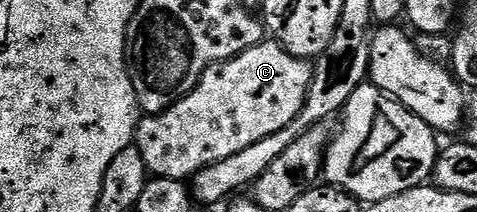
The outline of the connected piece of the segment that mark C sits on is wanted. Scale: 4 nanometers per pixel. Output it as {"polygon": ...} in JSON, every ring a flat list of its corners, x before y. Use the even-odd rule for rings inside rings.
{"polygon":[[262,40,260,45,243,51,238,57,216,61,202,75,201,82,169,109,142,116,137,123,135,148,139,155,143,155,146,170,153,177,166,177,176,181,191,179,200,169,228,159,236,152,287,127,304,107,312,77,313,65,306,58,291,55,276,40]]}

